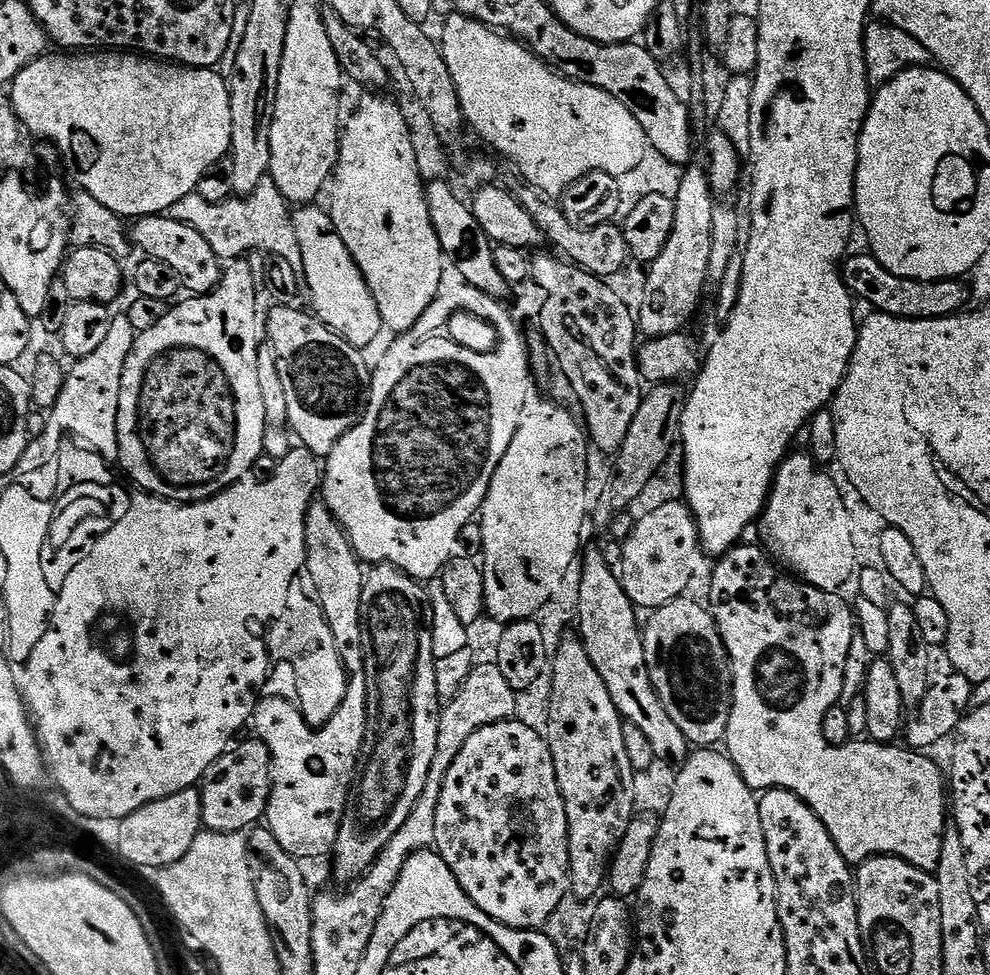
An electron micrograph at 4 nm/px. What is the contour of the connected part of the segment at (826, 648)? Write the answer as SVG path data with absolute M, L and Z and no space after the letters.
M741 543L724 553L715 561L716 569L712 572L712 581L708 584L707 607L710 609L714 622L718 626L718 634L724 643L724 649L728 652L728 662L732 666L732 709L730 718L726 726L726 734L722 741L726 754L734 762L738 774L746 782L746 786L753 790L767 790L769 788L786 788L793 792L826 826L830 838L834 840L834 846L842 854L842 858L847 860L849 865L859 866L872 856L897 856L910 866L918 866L924 872L935 873L936 866L939 864L939 854L943 845L944 829L946 819L950 812L949 805L946 803L946 776L940 773L940 768L923 751L913 750L908 746L896 748L895 743L878 744L867 738L861 738L860 741L849 742L847 744L827 744L822 734L822 718L826 710L837 707L841 699L843 682L845 678L845 668L849 663L848 650L852 644L852 632L854 636L854 614L849 605L844 605L839 600L840 596L835 592L823 592L813 585L805 584L803 580L781 570L770 559L768 552L763 547L756 544Z

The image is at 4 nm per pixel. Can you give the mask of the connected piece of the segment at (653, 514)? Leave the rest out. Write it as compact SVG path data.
M679 499L652 508L622 540L618 575L630 602L637 609L655 610L669 604L685 591L688 575L692 572L692 559L698 553L696 520L687 503Z

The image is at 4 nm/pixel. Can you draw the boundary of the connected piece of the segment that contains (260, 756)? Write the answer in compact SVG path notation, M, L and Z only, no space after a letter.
M244 738L240 740L240 744L233 743L228 751L207 768L198 785L202 802L202 824L205 829L240 834L265 819L272 778L269 759L270 756L261 744L251 744Z

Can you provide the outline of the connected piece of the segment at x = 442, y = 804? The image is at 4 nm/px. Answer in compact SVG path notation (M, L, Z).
M515 718L501 720L499 724L482 726L482 730L470 734L462 748L458 750L456 757L452 759L451 764L443 769L443 772L444 781L439 781L440 793L434 810L434 838L432 839L434 850L446 862L446 866L450 866L450 870L462 886L462 890L490 918L494 918L511 928L543 929L554 913L554 908L558 906L559 900L566 893L566 885L569 883L567 814L563 794L560 793L559 783L556 780L554 760L551 756L551 750L548 748L548 741L539 731L523 725Z

